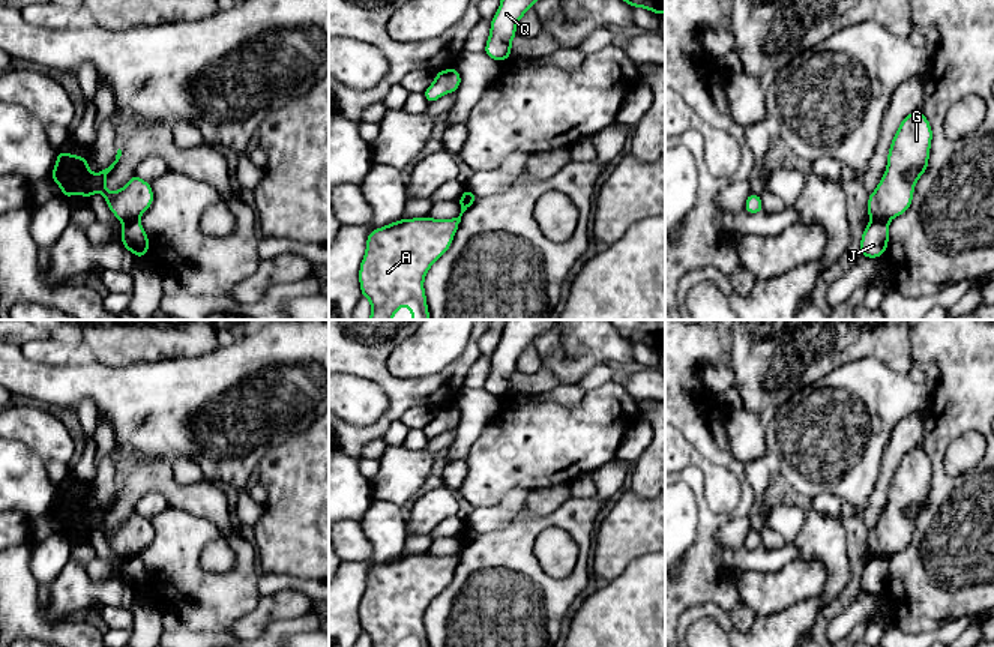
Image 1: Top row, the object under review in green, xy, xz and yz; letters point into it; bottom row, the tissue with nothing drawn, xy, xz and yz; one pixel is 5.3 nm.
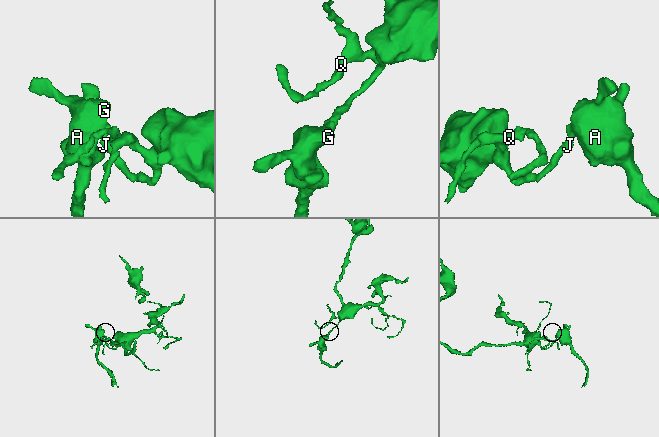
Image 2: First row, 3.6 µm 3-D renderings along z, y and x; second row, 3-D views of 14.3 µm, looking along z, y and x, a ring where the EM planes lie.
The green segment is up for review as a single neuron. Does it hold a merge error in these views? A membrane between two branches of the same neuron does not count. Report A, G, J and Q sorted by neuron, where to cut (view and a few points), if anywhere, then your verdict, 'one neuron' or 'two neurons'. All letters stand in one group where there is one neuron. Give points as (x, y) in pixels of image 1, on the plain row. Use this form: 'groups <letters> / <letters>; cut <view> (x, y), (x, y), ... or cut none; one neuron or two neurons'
groups A G / J Q; cut yz (873, 554), (886, 557); two neurons

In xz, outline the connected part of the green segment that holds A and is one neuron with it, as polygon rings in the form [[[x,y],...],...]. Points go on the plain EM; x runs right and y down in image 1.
[[[458,536],[461,549],[453,555],[431,555],[428,552],[399,555],[390,561],[372,566],[366,575],[366,588],[360,599],[360,627],[372,647],[398,647],[402,641],[408,647],[428,647],[423,627],[423,614],[428,605],[449,585],[462,549],[468,545],[467,537]]]

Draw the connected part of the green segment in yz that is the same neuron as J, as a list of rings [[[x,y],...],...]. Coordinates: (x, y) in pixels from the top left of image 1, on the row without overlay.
[[[872,555],[872,558],[866,561],[863,566],[859,590],[868,594],[878,594],[883,588],[886,588],[887,578],[889,578],[887,557]]]

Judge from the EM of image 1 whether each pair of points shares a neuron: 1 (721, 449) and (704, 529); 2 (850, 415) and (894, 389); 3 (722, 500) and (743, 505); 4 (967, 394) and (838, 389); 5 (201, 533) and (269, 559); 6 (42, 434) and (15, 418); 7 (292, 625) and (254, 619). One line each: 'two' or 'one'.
1: one
2: one
3: two
4: two
5: two
6: one
7: two

